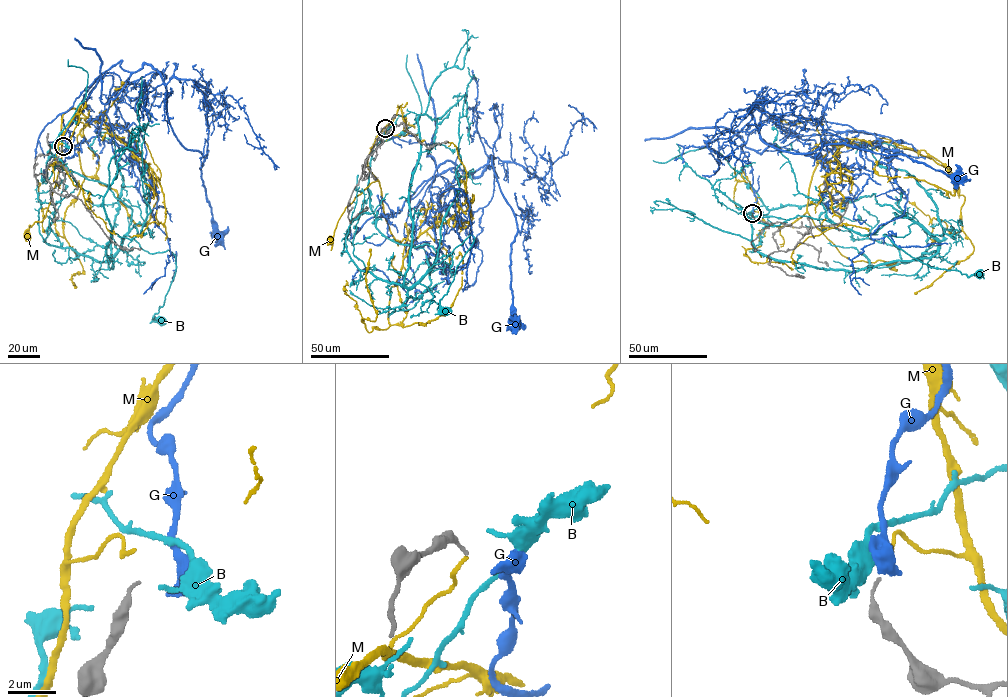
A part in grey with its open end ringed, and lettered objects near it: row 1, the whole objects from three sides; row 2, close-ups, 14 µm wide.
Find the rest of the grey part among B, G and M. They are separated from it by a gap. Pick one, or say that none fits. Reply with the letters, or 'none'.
G

